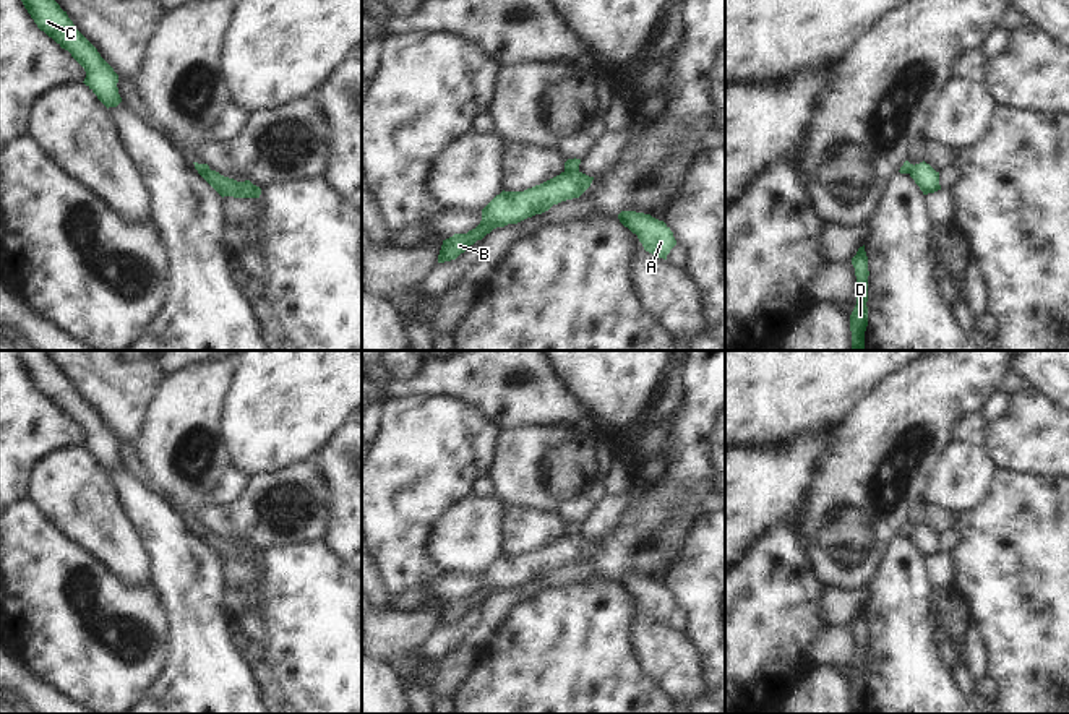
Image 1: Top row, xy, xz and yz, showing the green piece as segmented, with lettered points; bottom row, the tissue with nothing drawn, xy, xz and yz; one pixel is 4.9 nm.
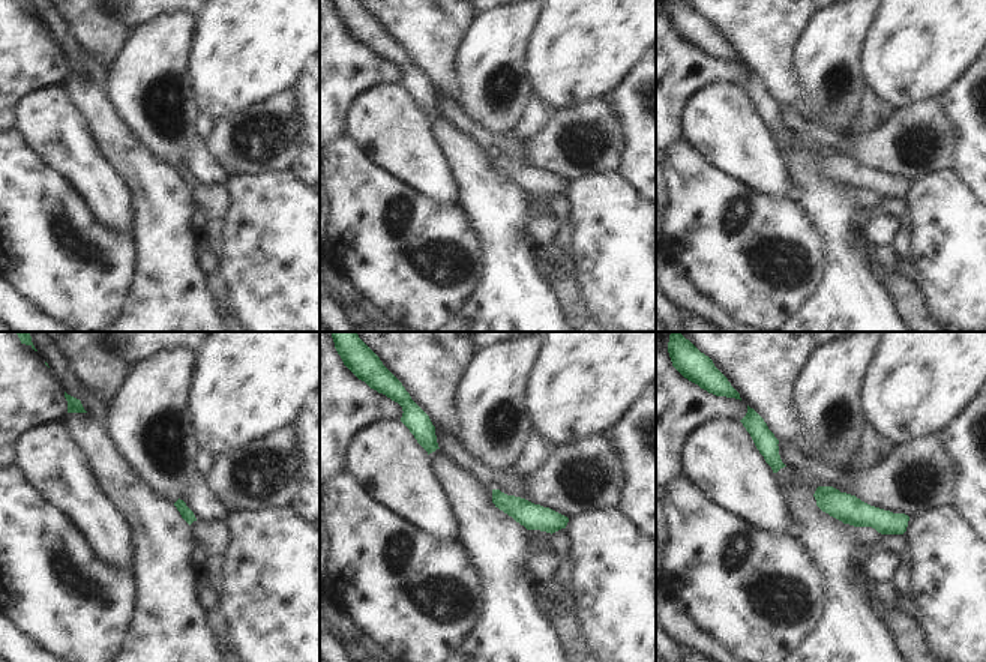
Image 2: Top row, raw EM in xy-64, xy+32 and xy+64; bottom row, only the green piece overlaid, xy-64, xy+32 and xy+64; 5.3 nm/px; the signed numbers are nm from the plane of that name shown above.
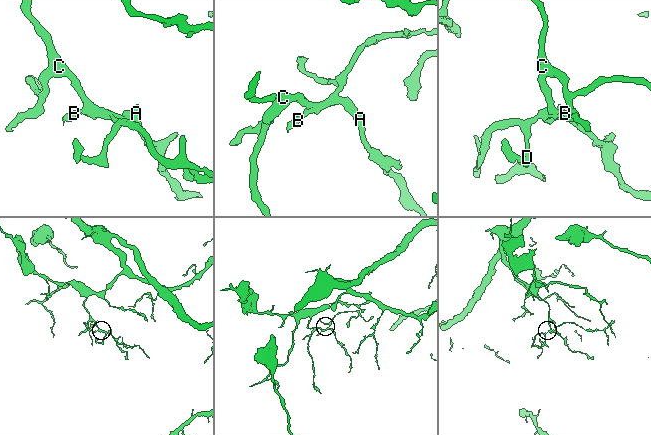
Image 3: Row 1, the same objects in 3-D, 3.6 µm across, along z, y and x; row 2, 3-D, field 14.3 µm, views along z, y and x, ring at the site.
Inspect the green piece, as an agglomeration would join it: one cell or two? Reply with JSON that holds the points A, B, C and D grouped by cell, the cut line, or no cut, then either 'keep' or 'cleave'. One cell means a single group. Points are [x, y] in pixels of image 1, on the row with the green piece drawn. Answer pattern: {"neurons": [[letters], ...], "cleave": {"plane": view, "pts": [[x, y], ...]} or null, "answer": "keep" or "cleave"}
{"neurons": [["A", "B", "C"], ["D"]], "cleave": {"plane": "xz", "pts": [[565, 171], [578, 172]]}, "answer": "cleave"}

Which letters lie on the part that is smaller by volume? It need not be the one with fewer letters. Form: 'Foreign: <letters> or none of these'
Foreign: D

